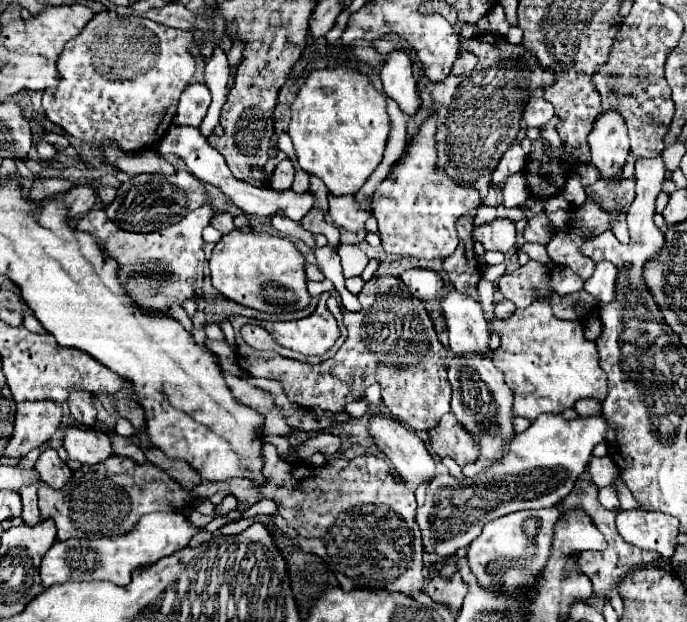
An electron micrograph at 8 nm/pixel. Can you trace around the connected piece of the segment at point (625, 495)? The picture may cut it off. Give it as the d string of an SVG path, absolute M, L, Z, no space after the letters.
M618 478L618 480L614 480L612 486L616 488L616 494L618 494L618 500L620 500L620 508L622 508L622 510L638 508L638 504L634 502L634 496L632 496L630 488L626 488L626 482L622 482L622 480Z

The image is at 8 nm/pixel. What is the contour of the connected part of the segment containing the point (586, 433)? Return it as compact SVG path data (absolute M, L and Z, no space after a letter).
M542 414L530 424L528 430L514 436L514 442L506 446L506 454L486 474L480 474L470 480L458 480L452 474L438 474L434 482L430 482L430 486L426 488L424 506L416 510L416 522L422 530L424 550L430 552L428 562L434 564L440 558L454 556L458 548L466 548L482 532L482 526L490 520L496 520L516 510L550 508L554 504L560 504L562 498L570 494L576 478L584 472L588 460L592 457L594 446L600 442L606 442L608 430L610 430L610 424L602 414L588 416L588 418L574 418L574 420L564 420L558 414Z

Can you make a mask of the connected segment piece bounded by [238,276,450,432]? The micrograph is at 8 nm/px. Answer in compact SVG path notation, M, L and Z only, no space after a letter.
M372 276L362 292L358 294L358 300L362 304L360 312L348 312L344 310L344 322L348 336L340 350L326 362L320 364L306 364L298 360L284 358L270 350L256 350L244 342L244 352L238 356L238 364L242 370L246 370L252 376L258 378L270 378L278 380L286 392L286 396L304 408L322 408L330 410L334 414L342 414L346 404L352 400L360 400L368 386L380 384L382 388L382 400L386 408L394 414L396 420L406 424L410 430L420 432L434 428L444 414L450 412L450 382L446 376L446 348L438 340L438 334L434 330L432 318L424 308L424 302L410 292L406 292L406 286L402 286L398 276Z

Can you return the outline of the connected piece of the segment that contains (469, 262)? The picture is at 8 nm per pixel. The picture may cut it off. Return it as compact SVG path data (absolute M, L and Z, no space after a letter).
M466 236L466 242L460 242L456 252L444 260L444 270L452 282L452 286L466 294L476 294L476 282L480 278L480 266L474 260L474 246L472 240Z

